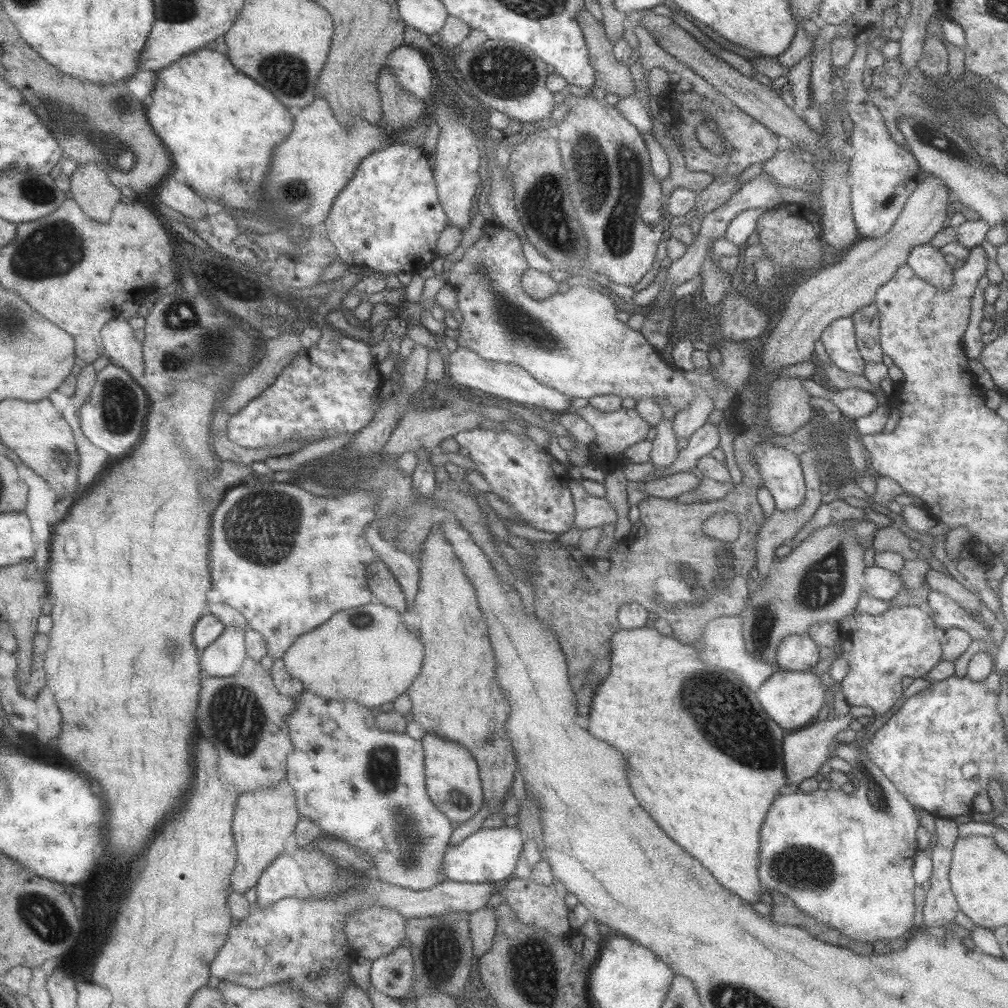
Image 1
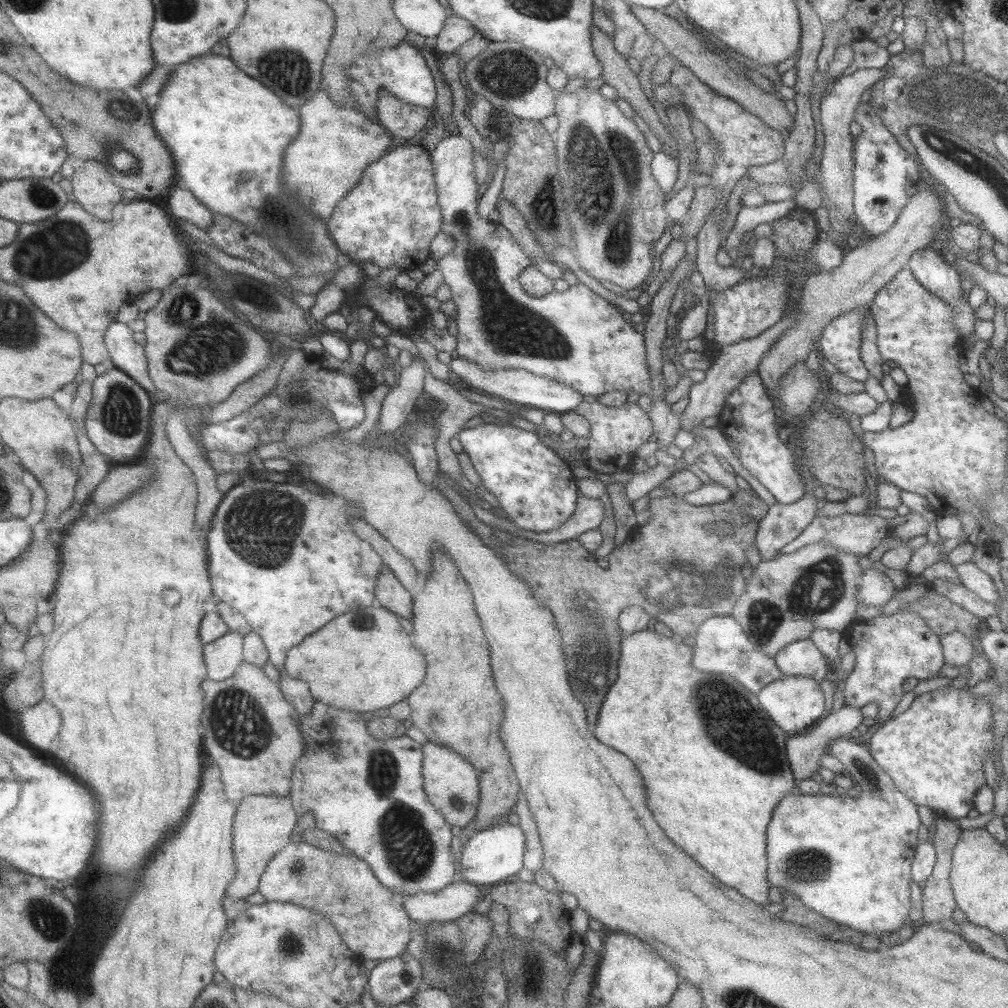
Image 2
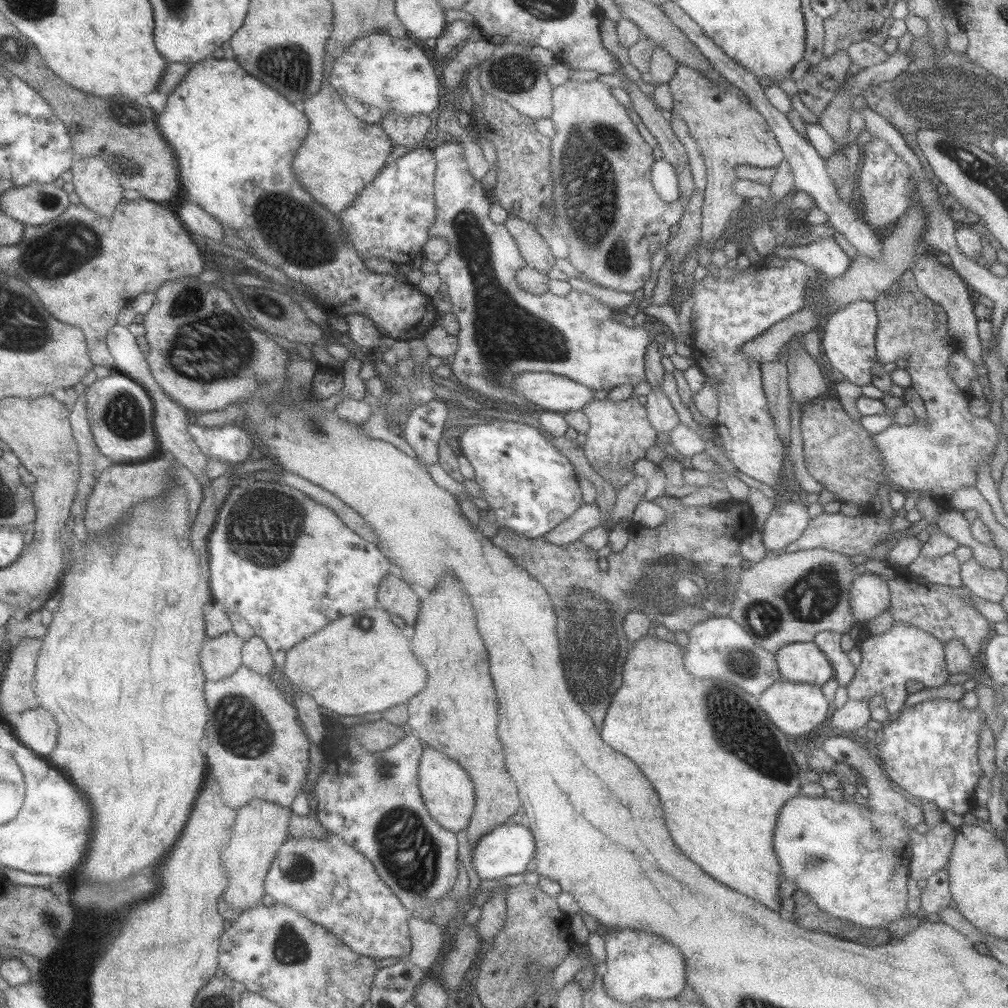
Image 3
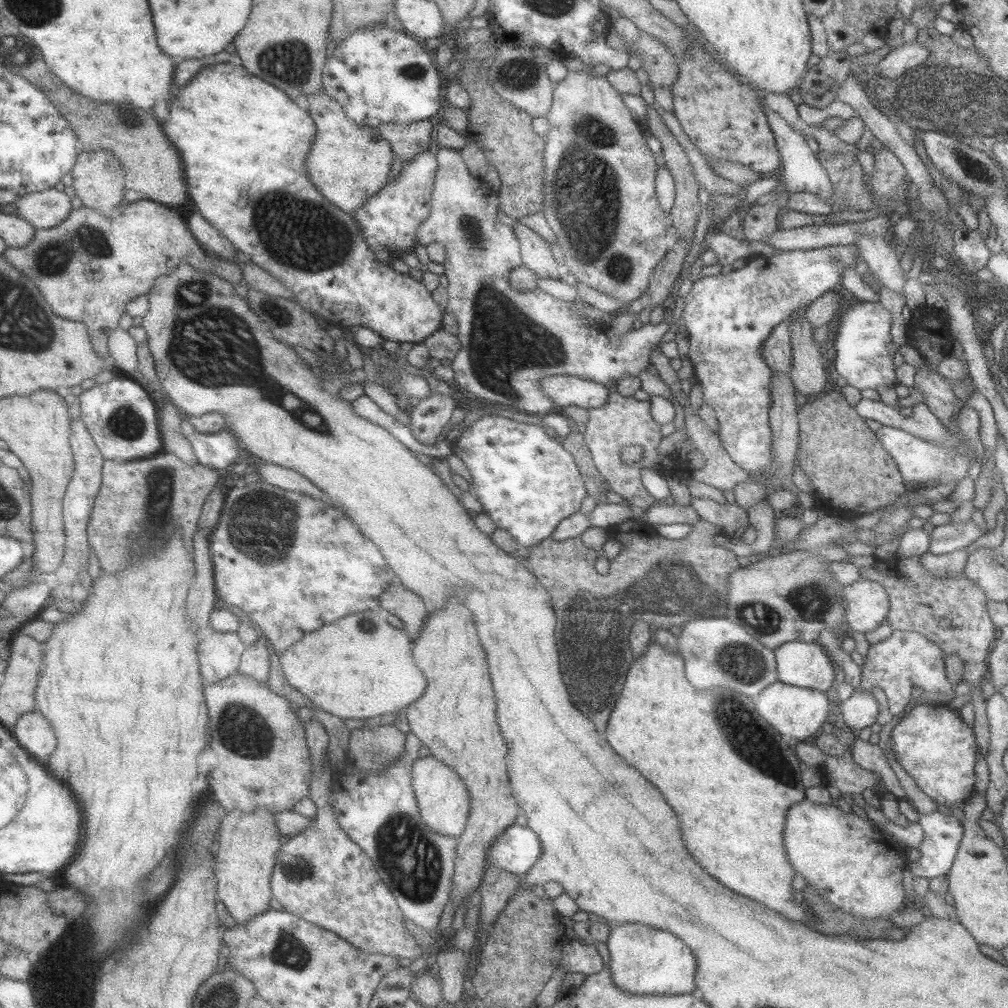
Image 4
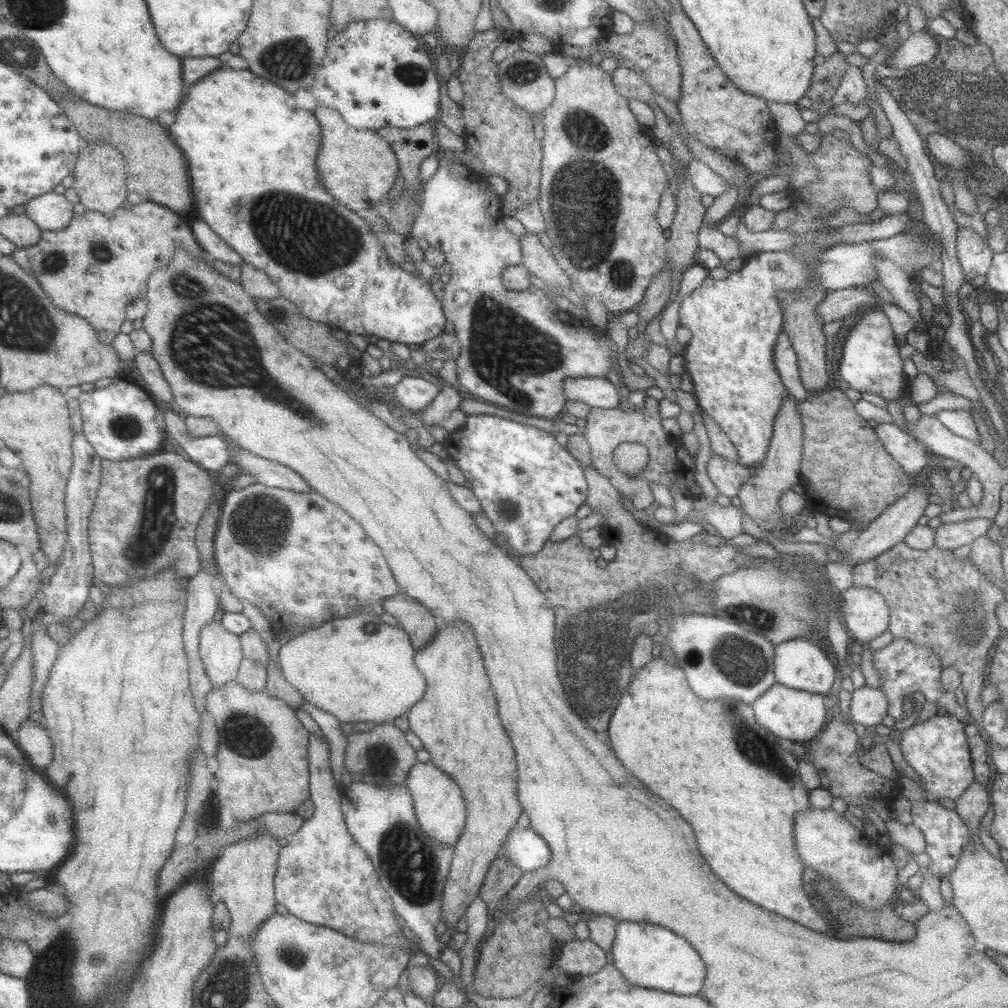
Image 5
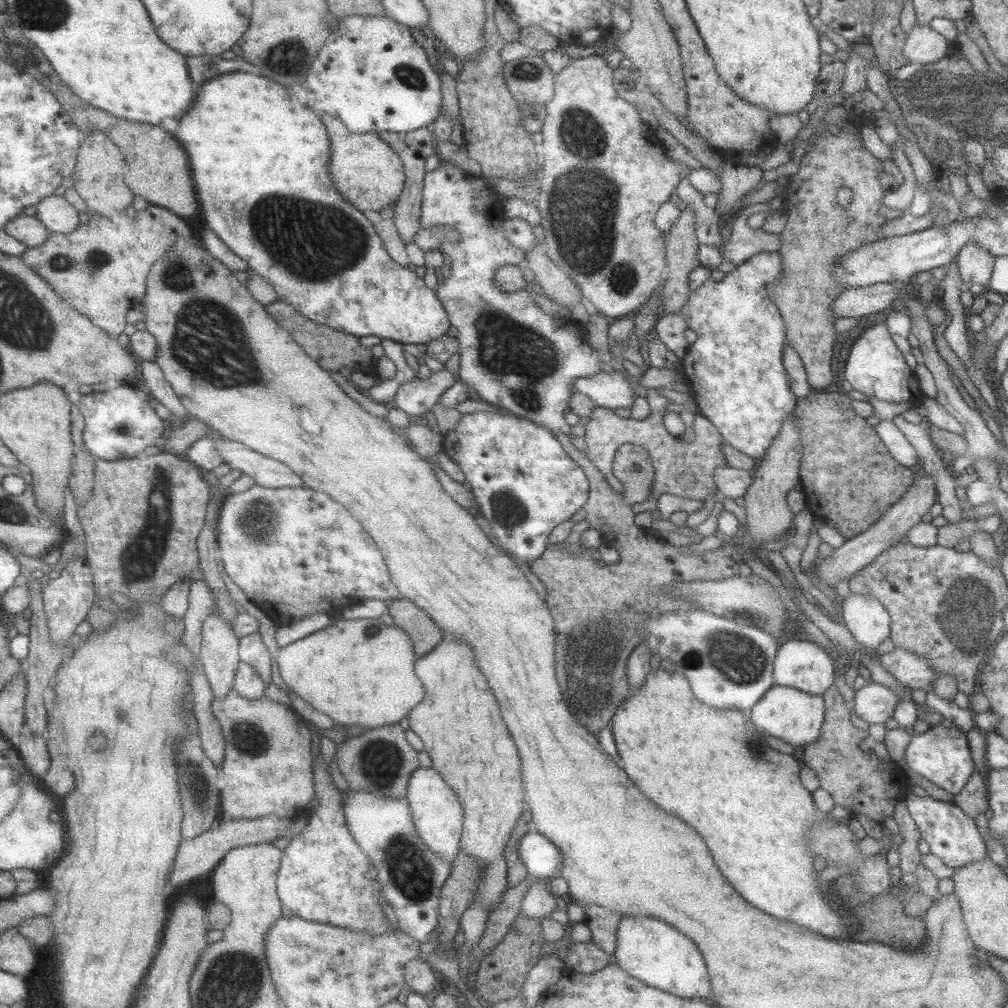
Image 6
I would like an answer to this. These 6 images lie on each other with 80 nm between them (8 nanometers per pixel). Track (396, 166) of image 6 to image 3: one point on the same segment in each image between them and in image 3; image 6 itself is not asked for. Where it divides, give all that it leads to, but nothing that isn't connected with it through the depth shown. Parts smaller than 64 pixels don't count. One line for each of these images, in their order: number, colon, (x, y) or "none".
3: (340, 154)
4: (346, 163)
5: (356, 167)

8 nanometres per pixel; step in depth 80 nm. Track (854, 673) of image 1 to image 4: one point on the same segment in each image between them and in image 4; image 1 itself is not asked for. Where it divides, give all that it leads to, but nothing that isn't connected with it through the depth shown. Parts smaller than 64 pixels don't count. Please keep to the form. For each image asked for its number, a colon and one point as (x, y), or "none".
2: (887, 649)
3: (903, 652)
4: (904, 659)

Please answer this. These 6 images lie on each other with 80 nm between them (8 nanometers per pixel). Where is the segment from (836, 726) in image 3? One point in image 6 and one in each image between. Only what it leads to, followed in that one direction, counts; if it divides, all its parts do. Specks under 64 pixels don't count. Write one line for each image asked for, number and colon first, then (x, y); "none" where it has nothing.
4: (859, 710)
5: (868, 706)
6: (873, 703)

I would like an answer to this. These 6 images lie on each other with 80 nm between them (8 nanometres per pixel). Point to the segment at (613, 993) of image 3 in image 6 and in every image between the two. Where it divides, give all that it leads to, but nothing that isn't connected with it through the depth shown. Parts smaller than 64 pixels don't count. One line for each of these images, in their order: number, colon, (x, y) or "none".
4: (642, 961)
5: (648, 956)
6: (659, 956)

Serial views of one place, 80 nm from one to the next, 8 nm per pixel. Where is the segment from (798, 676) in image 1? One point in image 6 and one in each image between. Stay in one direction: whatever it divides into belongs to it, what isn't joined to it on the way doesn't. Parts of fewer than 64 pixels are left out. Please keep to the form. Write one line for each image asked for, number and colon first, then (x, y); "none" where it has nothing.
2: (793, 703)
3: (796, 708)
4: (794, 712)
5: (798, 715)
6: (794, 717)

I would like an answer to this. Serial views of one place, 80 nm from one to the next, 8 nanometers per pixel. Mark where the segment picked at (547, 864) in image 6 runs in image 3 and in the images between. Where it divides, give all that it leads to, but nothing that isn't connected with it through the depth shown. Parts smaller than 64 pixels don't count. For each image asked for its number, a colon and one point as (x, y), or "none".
3: (505, 850)
4: (516, 848)
5: (526, 850)

